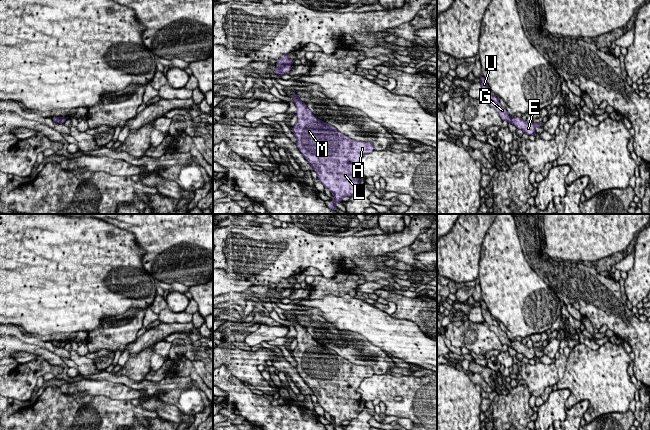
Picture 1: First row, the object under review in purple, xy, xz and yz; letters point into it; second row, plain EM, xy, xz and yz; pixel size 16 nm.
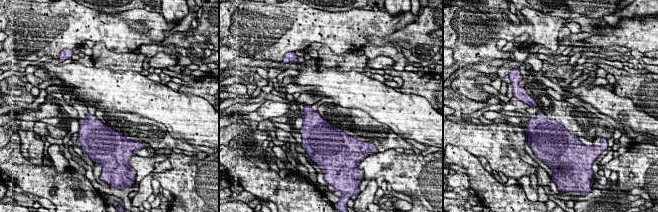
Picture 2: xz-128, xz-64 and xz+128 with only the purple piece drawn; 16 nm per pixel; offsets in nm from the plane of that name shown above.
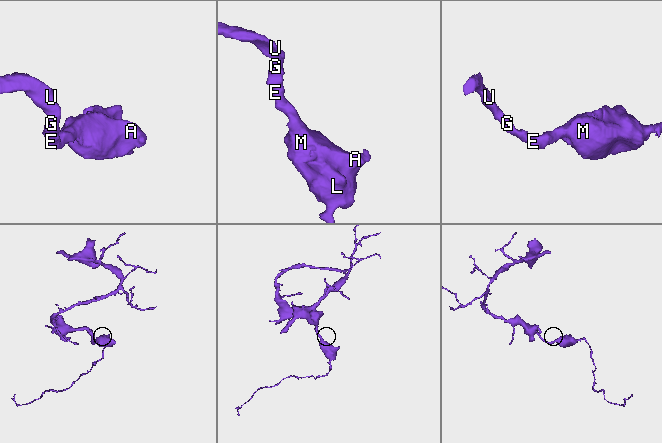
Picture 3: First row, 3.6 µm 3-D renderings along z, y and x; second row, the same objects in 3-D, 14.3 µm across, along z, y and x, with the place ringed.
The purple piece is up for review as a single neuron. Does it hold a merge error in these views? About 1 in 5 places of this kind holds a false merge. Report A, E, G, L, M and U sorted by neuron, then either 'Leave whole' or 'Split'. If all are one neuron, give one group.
Groups: A E G L M U. Leave whole

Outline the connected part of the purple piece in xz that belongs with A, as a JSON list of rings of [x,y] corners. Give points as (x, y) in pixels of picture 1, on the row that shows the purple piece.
[[[291,95],[297,107],[297,123],[292,127],[292,131],[297,138],[297,147],[317,173],[319,181],[325,188],[334,194],[329,209],[337,211],[336,203],[341,203],[341,199],[345,196],[353,196],[358,193],[358,184],[361,177],[361,171],[357,168],[357,164],[361,158],[374,151],[374,147],[369,142],[355,141],[348,136],[339,132],[335,127],[319,120],[307,108],[298,95]]]

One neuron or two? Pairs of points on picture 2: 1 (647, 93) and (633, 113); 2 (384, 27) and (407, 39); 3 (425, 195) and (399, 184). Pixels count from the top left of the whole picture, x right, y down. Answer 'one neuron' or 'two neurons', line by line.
1: two neurons
2: two neurons
3: one neuron

